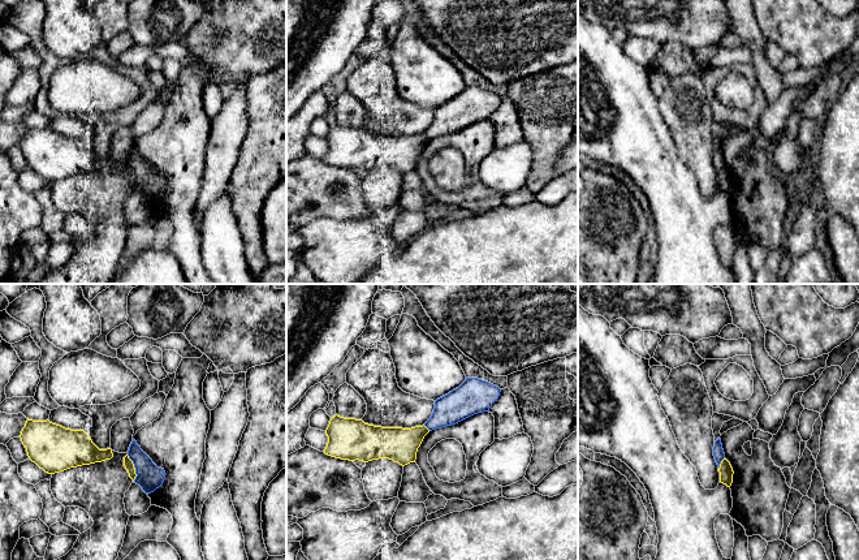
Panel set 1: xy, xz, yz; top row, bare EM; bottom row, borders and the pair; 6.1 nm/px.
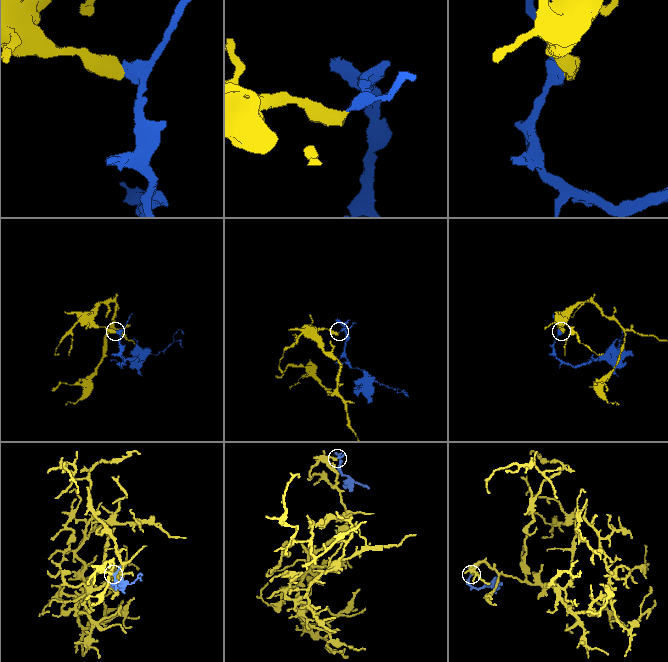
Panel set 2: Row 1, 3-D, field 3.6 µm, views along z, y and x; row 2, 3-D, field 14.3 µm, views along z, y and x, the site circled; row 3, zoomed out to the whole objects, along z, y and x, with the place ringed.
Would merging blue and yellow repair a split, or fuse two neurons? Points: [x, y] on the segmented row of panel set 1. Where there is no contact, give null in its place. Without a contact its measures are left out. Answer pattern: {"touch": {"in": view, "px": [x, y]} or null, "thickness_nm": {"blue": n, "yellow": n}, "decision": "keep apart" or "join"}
{"touch": {"in": "xy", "px": [134, 466]}, "thickness_nm": {"blue": 160, "yellow": 60}, "decision": "keep apart"}

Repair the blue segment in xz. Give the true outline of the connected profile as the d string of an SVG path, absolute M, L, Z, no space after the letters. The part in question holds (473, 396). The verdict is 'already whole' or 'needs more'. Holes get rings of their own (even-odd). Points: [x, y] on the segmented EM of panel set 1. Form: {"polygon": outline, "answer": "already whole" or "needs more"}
{"polygon": "M478 378L466 380L435 401L435 409L424 426L432 431L456 425L474 414L488 412L501 389Z", "answer": "already whole"}

